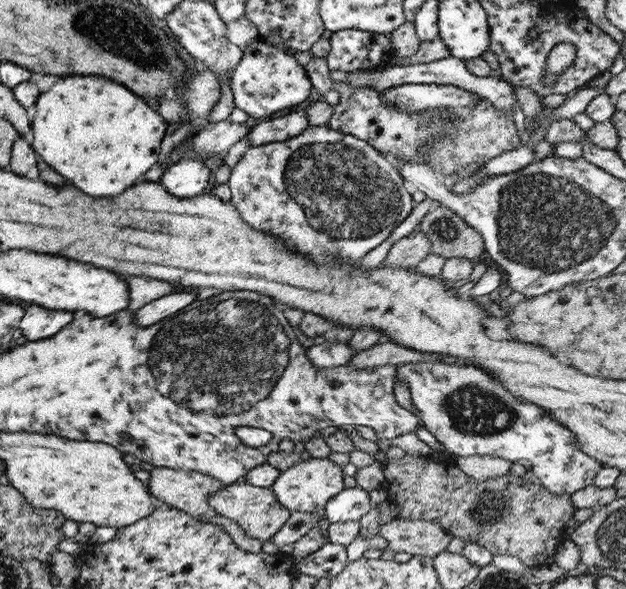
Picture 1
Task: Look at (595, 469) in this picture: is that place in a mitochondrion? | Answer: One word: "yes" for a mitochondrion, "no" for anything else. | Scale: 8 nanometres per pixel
no

